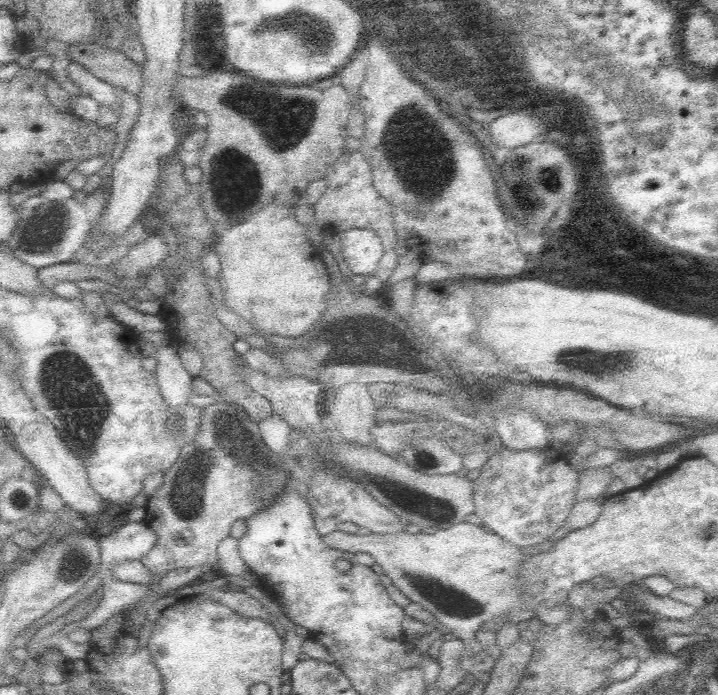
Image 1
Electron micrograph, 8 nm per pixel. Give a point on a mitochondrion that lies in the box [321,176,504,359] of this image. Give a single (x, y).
(366, 341)

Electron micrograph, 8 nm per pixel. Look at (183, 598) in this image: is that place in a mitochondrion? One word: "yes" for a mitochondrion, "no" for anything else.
no

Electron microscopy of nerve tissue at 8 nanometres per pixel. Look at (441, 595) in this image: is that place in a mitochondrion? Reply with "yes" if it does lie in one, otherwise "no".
yes

